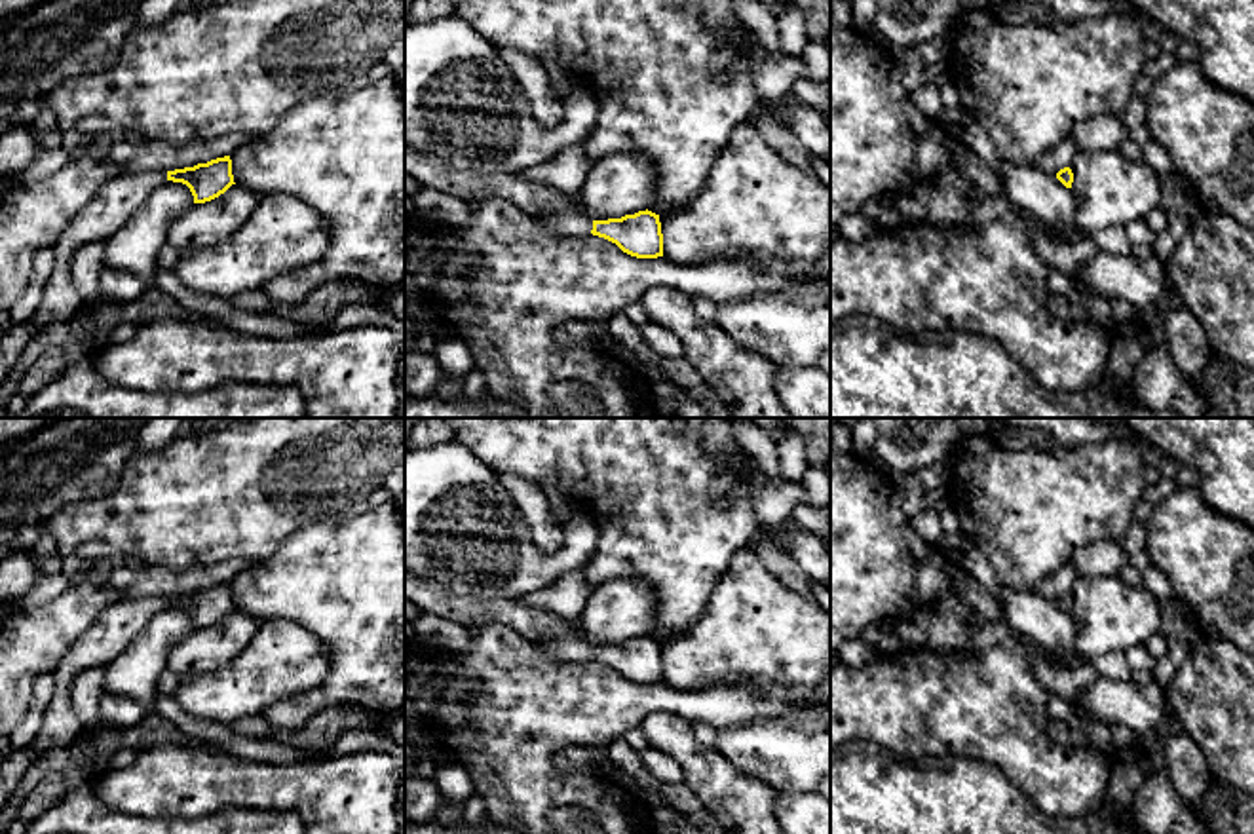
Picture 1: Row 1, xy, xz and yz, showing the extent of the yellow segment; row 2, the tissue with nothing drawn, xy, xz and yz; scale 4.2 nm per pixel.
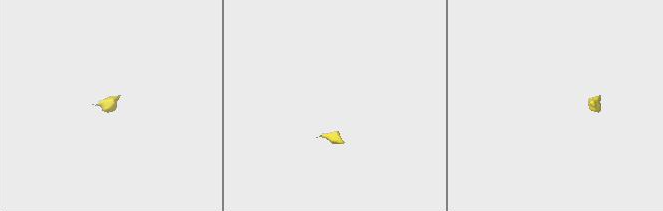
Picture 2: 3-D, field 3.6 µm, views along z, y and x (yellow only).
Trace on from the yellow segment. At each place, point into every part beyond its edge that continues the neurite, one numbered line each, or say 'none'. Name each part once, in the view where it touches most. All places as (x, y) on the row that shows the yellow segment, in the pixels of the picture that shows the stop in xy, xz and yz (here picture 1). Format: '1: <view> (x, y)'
1: xz (559, 225)

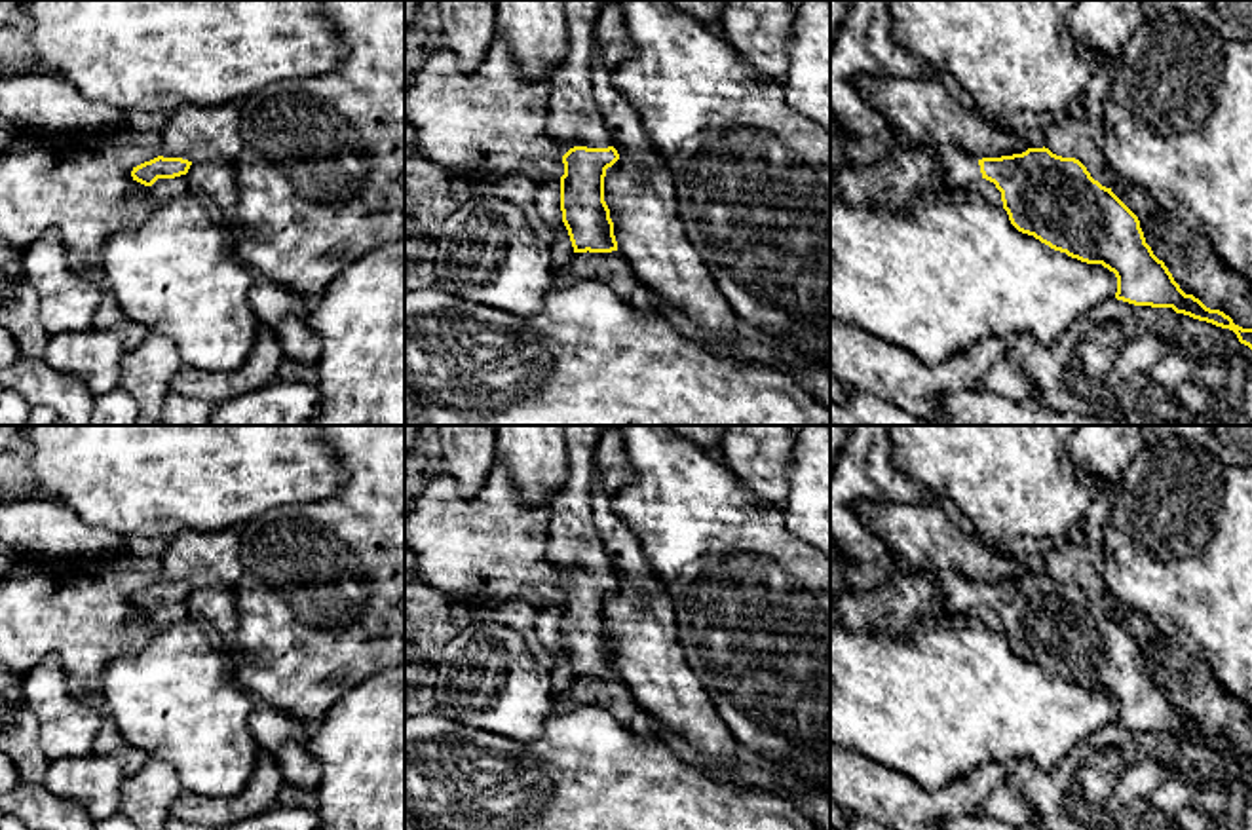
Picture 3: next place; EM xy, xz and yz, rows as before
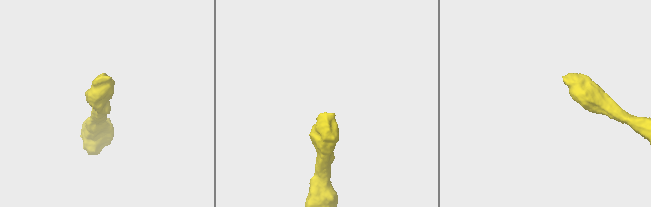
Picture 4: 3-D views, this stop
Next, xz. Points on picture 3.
1: xz (574, 118)

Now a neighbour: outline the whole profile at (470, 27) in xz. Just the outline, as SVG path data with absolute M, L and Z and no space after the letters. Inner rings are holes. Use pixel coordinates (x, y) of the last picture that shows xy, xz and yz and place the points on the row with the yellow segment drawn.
M439 0L437 11L446 47L458 57L462 72L477 70L498 36L494 0Z

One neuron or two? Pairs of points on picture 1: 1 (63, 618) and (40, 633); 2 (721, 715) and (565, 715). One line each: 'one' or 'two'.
1: one
2: one

